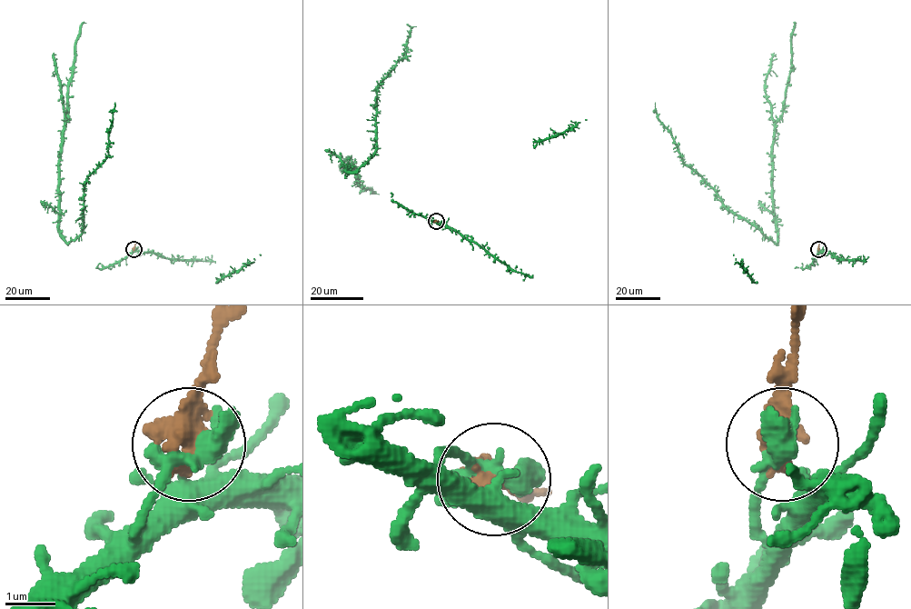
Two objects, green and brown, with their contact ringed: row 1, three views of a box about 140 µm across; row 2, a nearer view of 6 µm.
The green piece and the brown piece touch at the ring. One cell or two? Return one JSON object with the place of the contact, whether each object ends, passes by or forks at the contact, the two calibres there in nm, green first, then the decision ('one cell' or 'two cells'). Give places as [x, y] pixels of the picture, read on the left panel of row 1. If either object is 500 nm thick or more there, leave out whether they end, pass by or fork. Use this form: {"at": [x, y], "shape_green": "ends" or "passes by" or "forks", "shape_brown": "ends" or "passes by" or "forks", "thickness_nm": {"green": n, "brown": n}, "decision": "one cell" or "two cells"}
{"at": [133, 249], "thickness_nm": {"green": 360, "brown": 550}, "decision": "two cells"}

